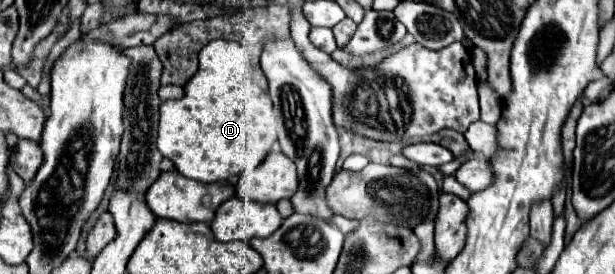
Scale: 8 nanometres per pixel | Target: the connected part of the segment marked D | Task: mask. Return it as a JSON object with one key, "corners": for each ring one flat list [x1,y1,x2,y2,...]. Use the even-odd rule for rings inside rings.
{"corners":[[213,40,201,50,199,70,185,86,185,96,181,100,167,100,161,104,157,148,175,164,177,172,181,172,185,178,205,184,229,180,247,168,257,168,265,160,265,154,279,150,273,106,269,96,251,80,249,52,241,44]]}

